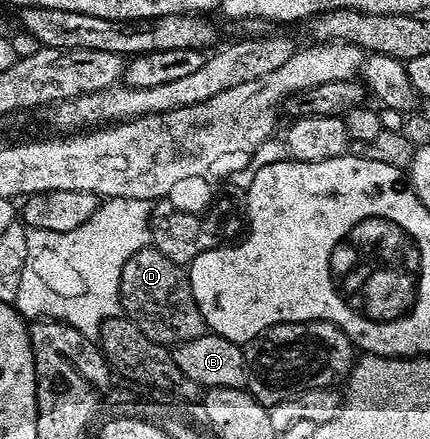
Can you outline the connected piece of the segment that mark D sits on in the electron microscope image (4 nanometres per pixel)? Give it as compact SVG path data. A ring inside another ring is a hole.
M151 245L134 253L134 257L122 265L120 305L123 314L134 325L138 325L143 335L169 349L175 348L177 343L194 341L194 337L206 331L187 270Z

